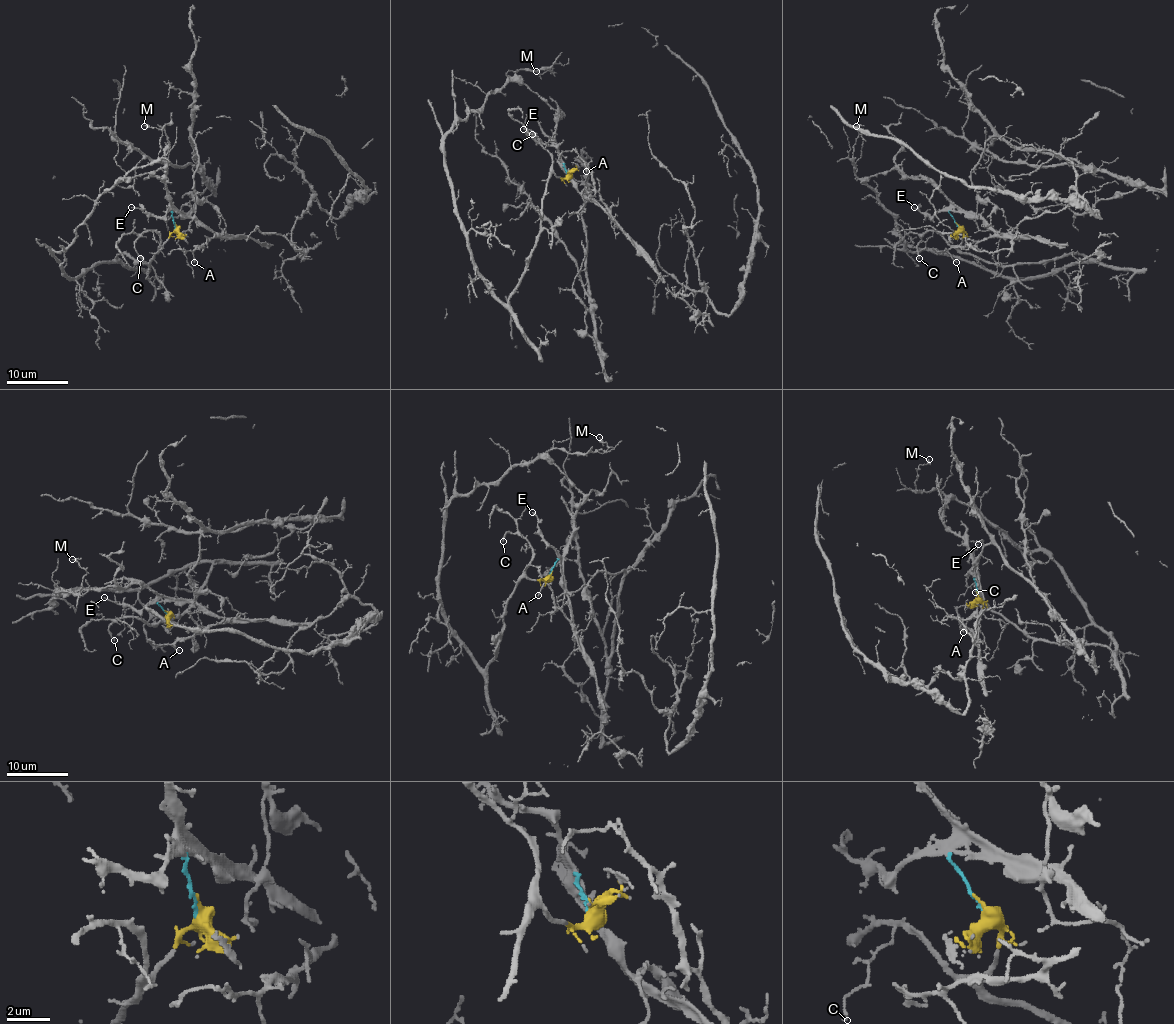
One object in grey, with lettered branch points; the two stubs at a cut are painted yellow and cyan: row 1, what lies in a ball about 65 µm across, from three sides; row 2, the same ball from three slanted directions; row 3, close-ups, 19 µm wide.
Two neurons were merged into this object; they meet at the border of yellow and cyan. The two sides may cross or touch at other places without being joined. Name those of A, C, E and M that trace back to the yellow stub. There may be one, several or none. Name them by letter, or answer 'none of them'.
C, M

